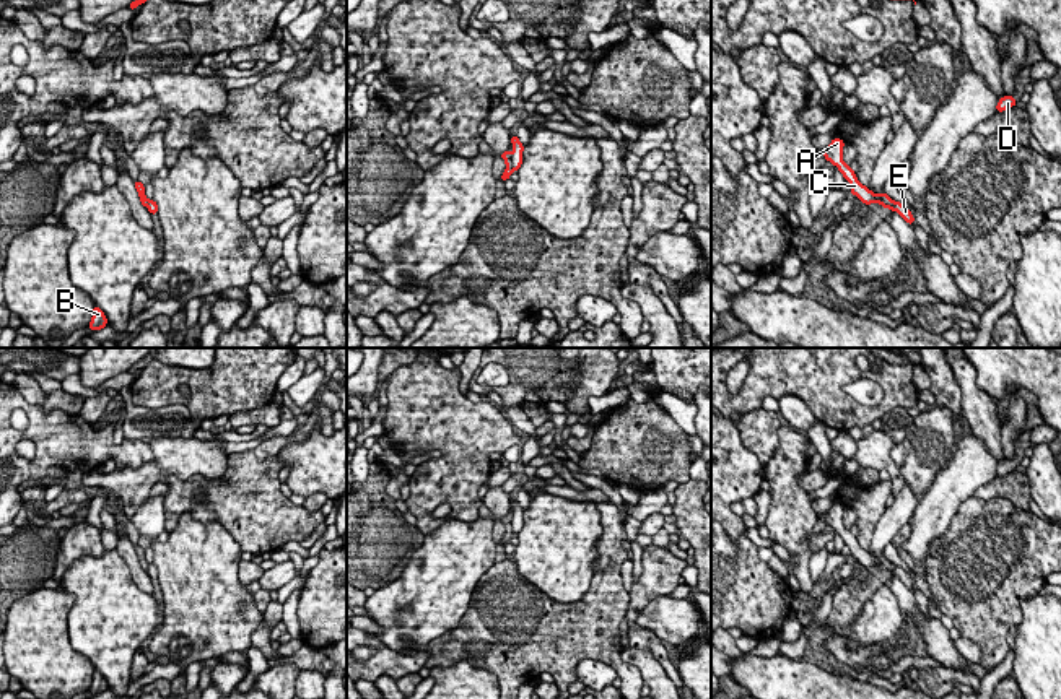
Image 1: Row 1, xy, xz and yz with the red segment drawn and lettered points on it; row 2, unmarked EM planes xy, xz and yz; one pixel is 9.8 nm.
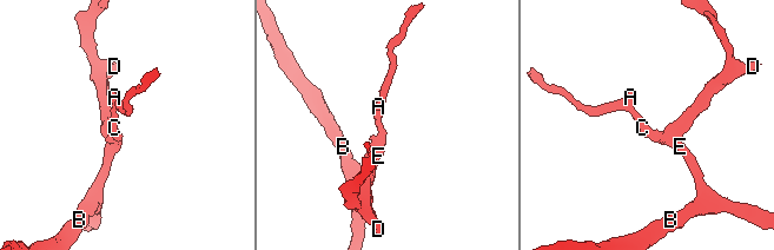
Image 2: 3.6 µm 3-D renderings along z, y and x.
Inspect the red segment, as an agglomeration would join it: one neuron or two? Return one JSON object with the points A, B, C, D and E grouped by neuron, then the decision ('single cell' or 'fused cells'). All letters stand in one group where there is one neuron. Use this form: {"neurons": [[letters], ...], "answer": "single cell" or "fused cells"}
{"neurons": [["A", "B", "C", "E"], ["D"]], "answer": "fused cells"}

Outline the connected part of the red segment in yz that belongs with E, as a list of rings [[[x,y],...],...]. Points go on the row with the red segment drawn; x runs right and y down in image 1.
[[[833,138],[828,148],[822,153],[819,151],[819,156],[823,154],[827,161],[830,161],[833,166],[838,167],[838,171],[843,174],[845,180],[849,182],[851,195],[856,195],[859,202],[871,205],[879,203],[884,208],[889,208],[890,211],[897,211],[908,224],[915,223],[915,218],[911,211],[902,205],[900,202],[892,200],[887,193],[874,193],[866,185],[862,185],[856,172],[843,161],[843,146],[845,141],[841,138]]]

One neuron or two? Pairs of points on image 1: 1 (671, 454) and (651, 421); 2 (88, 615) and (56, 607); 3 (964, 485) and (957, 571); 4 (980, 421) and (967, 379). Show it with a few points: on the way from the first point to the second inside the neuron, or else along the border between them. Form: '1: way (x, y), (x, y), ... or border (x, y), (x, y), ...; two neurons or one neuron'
1: way (663, 446), (651, 434), (651, 429); one neuron
2: border (57, 589), (74, 595), (69, 612), (72, 647); two neurons
3: border (972, 494), (962, 503), (959, 512), (941, 535); two neurons
4: way (980, 412), (969, 389); one neuron

